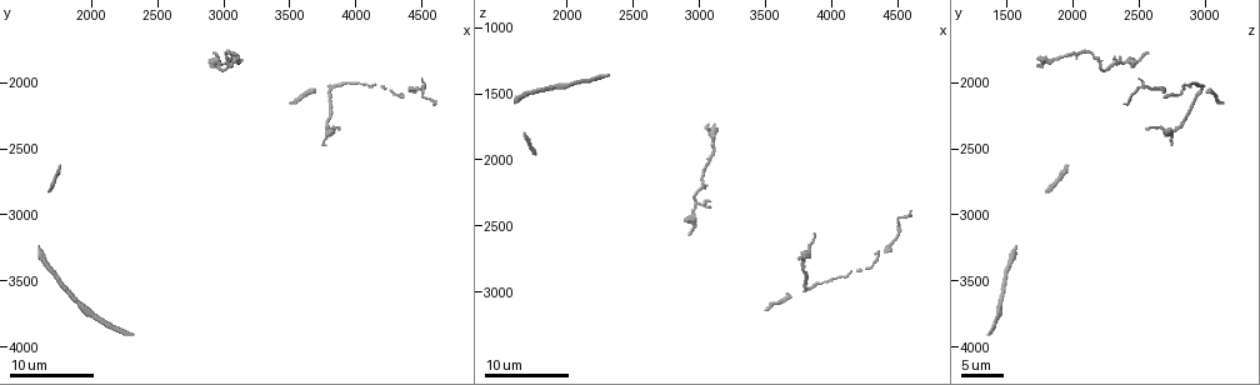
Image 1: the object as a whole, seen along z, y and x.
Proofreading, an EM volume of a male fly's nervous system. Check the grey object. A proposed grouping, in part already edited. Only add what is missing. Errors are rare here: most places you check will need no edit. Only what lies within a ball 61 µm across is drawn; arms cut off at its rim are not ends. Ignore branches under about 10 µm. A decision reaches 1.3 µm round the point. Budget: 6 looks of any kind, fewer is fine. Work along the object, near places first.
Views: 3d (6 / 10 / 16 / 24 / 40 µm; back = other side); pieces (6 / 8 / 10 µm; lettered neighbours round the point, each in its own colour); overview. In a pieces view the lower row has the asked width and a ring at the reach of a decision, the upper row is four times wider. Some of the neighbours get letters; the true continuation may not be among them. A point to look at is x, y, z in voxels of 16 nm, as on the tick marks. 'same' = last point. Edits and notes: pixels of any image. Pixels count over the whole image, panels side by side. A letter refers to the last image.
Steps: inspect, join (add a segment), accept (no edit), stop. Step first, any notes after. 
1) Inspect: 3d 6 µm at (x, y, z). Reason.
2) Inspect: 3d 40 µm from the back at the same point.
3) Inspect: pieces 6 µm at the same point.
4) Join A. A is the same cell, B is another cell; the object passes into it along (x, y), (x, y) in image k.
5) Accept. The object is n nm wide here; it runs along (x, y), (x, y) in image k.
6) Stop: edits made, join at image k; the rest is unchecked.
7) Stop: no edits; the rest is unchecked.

Inspect: 3d 24 µm at (3060, 1860, 1740).

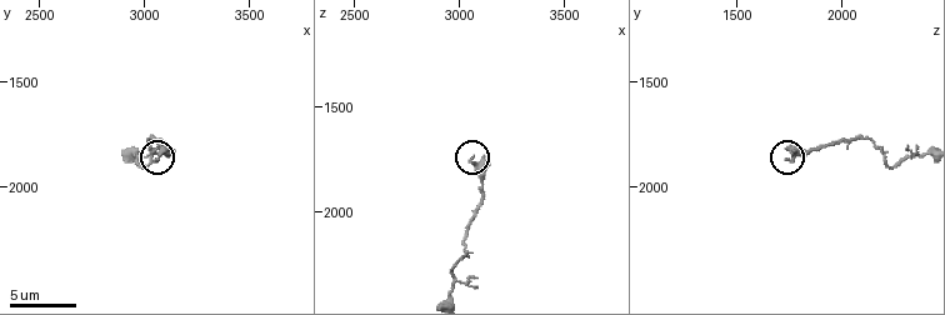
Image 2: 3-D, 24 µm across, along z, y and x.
Inspect: pieces 6 µm at (3060, 1880, 1740).

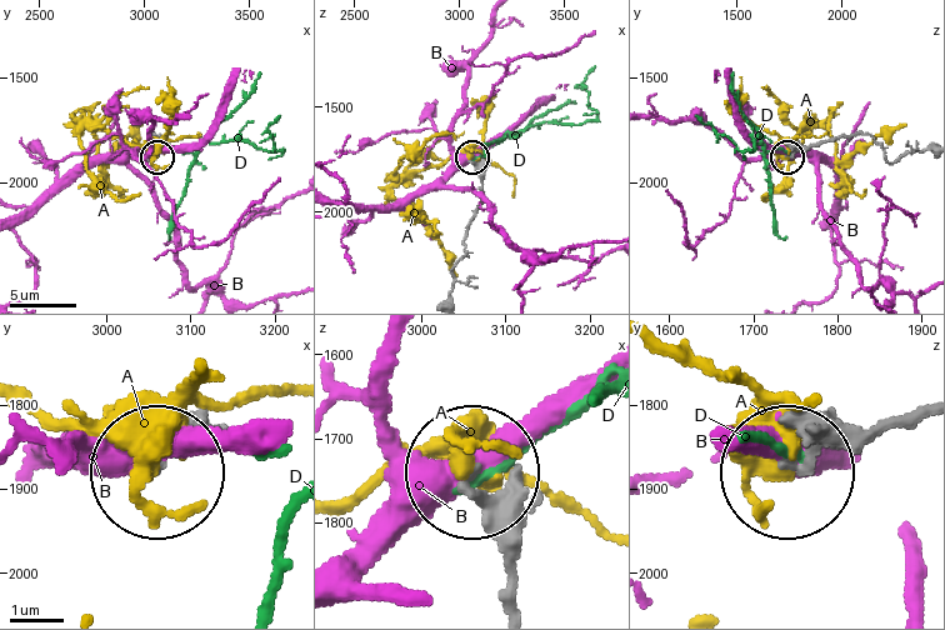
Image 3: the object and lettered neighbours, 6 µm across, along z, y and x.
Accept. A, B and D are other cells; no lettered segment goes on from it.

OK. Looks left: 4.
Inspect: 3d 24 µm at (3880, 2340, 2580). Branch stops here.

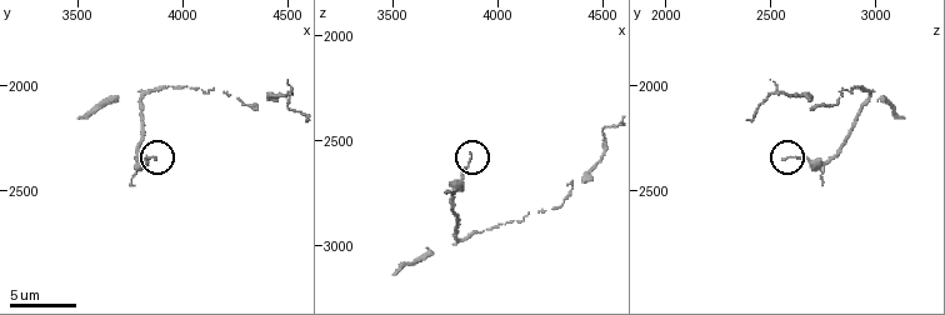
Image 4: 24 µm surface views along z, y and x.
Inspect: pieces 6 µm at (3870, 2340, 2570).

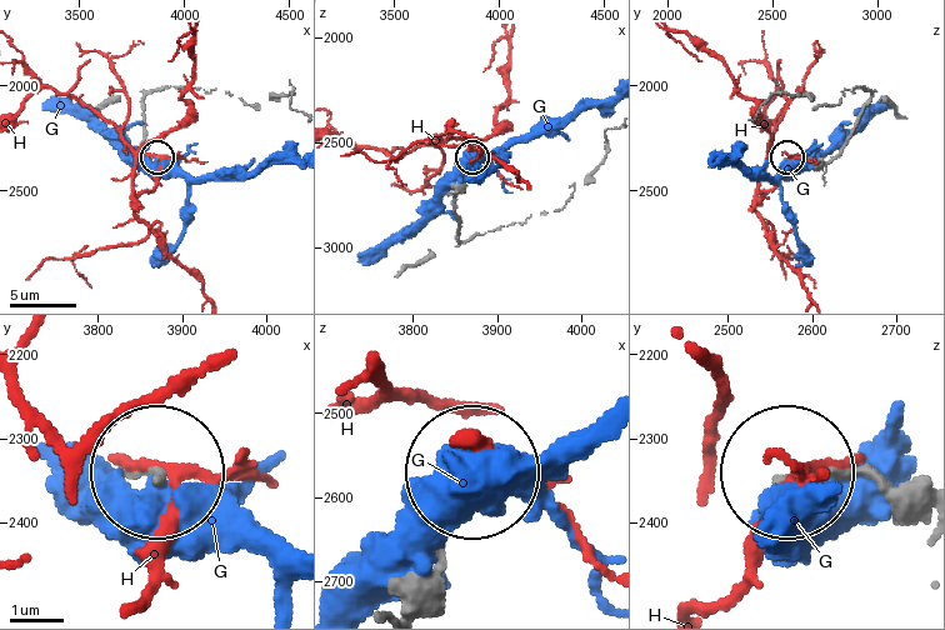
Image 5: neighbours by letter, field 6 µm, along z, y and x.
Accept. The object is 90 nm wide here; G and H are other cells; none of them fits.

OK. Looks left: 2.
Inspect: 3d 16 µm at (2320, 3900, 1360). An open end.

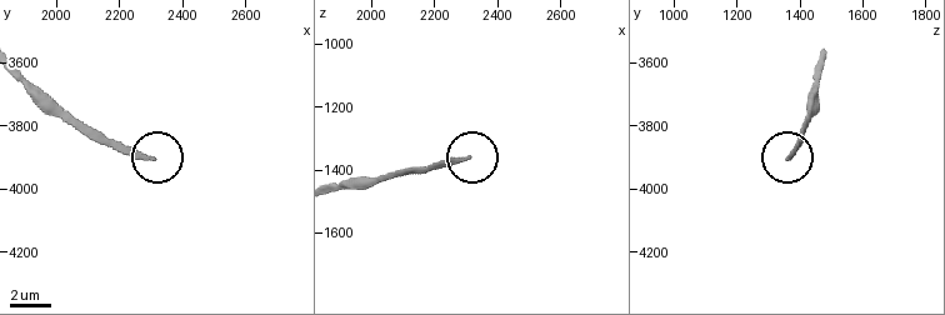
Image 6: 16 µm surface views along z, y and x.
Inspect: pieces 6 µm at (2300, 3900, 1370). What lies round it.

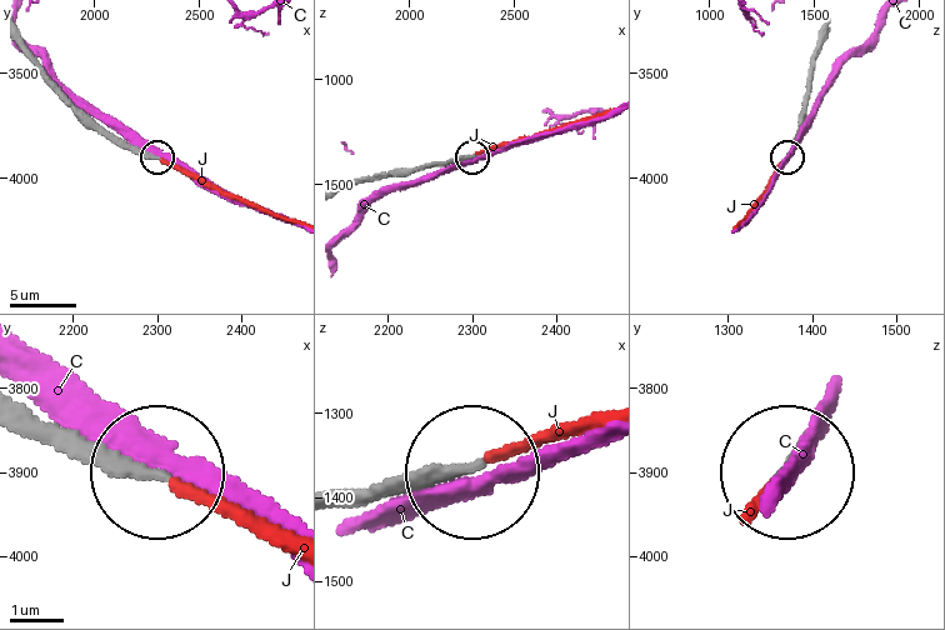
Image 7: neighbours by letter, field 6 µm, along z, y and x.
Join J. J is the same cell, C is another cell; the object passes into it along (486, 455), (603, 424) in image 7; it goes on there.

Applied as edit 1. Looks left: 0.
Stop: edits made, join at image 7; the rest is unchecked.

